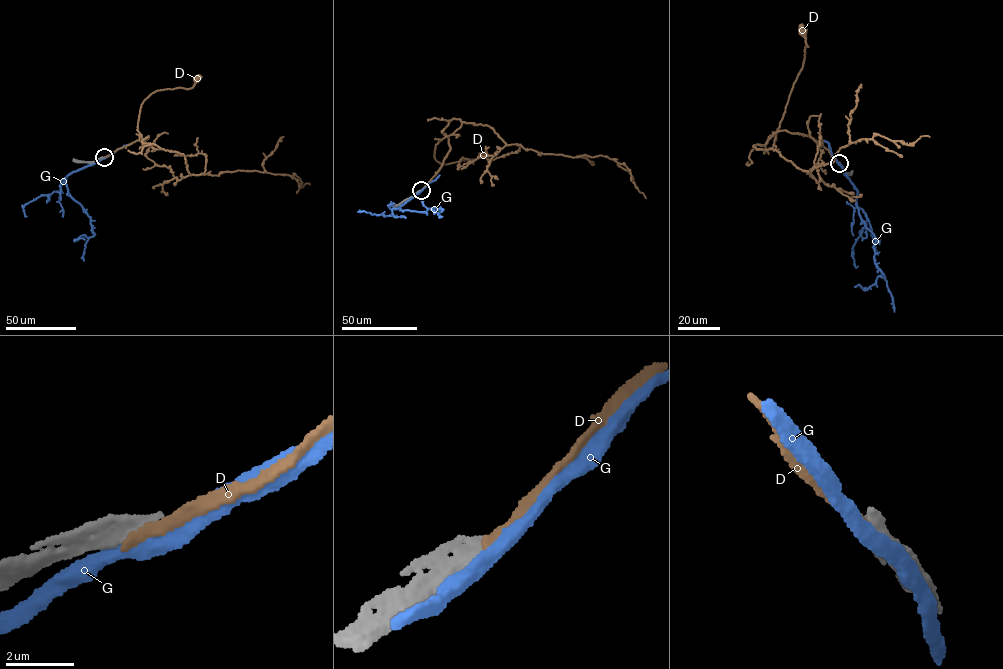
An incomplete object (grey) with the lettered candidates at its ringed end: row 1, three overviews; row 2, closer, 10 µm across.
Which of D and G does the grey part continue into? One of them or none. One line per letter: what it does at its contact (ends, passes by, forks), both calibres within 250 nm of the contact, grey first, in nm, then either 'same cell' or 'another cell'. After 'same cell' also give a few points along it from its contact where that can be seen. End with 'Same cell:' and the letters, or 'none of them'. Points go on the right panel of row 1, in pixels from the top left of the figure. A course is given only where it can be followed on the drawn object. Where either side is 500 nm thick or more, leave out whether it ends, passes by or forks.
D: 600/320 nm | another cell
G: it passes by | 460/420 nm | another cell
Same cell: none of them

